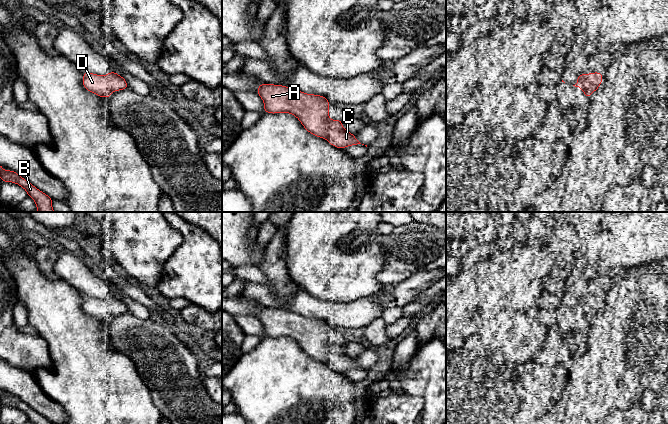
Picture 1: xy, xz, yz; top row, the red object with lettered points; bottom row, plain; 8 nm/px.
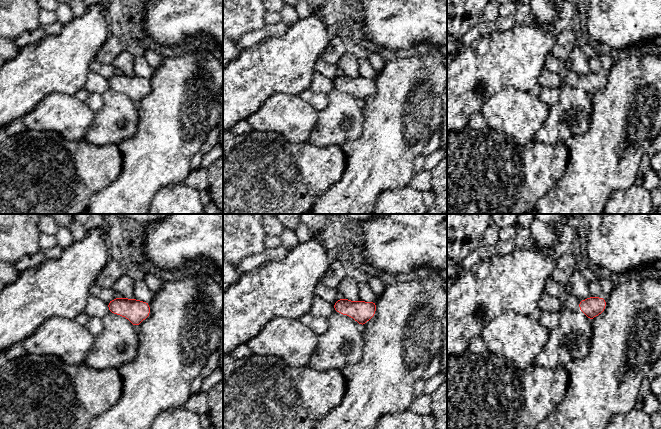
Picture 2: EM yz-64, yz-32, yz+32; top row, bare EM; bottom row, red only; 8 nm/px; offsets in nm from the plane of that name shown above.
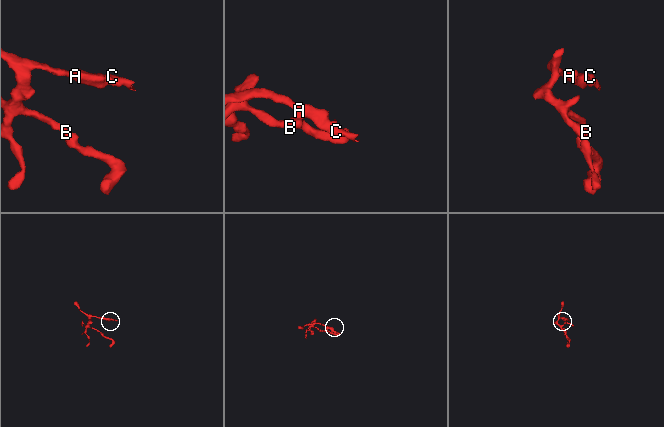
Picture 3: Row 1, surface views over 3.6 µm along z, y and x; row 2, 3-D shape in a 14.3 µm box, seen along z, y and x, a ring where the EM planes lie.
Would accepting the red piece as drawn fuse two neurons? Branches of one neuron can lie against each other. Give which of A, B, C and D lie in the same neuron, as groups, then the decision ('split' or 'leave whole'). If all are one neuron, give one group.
A B C D | leave whole

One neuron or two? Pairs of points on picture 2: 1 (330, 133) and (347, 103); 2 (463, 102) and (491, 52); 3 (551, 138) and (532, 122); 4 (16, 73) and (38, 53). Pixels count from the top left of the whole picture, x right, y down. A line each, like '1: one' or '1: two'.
1: one
2: one
3: two
4: one

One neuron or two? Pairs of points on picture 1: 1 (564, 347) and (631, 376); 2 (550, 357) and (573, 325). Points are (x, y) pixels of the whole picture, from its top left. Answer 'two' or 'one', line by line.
1: two
2: one

